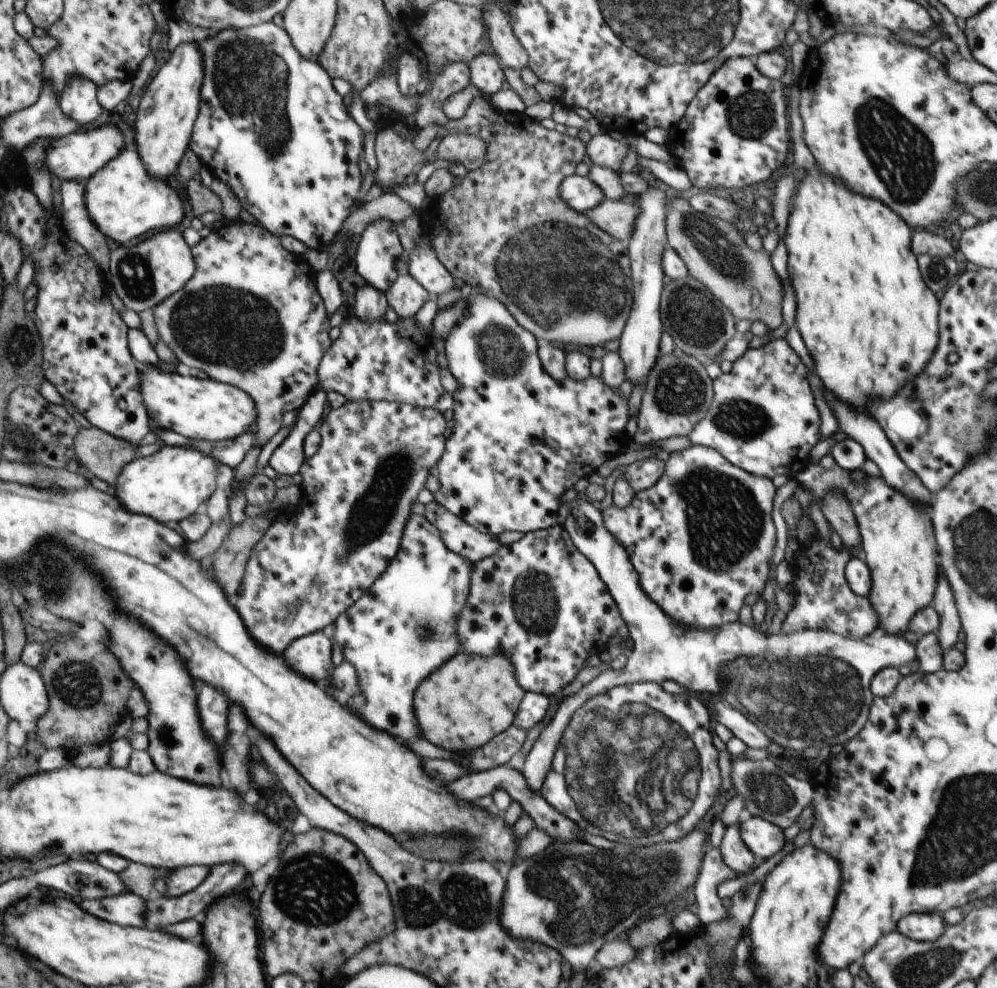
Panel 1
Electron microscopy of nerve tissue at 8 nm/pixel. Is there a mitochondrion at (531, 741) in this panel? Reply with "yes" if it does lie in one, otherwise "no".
no

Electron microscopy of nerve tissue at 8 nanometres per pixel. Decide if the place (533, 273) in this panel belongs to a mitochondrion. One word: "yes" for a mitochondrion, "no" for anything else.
yes

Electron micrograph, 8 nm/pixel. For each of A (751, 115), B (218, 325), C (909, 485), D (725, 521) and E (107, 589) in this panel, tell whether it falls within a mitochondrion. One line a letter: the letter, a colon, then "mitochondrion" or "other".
A: mitochondrion
B: mitochondrion
C: other
D: mitochondrion
E: other

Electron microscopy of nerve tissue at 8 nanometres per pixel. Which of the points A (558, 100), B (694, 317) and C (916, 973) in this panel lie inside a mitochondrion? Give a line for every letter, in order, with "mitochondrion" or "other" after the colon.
A: other
B: mitochondrion
C: mitochondrion

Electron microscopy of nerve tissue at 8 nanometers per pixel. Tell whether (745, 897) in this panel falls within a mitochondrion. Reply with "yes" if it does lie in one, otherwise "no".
yes

